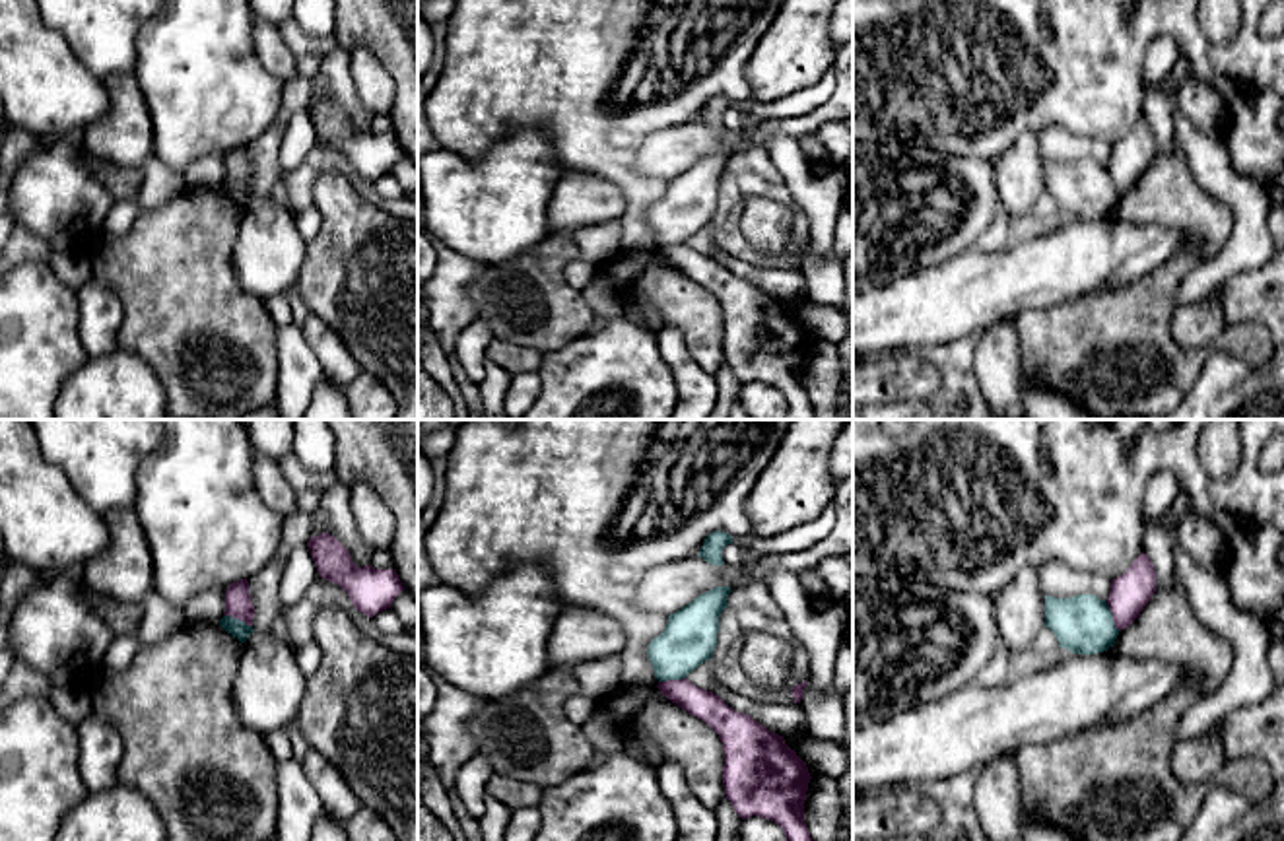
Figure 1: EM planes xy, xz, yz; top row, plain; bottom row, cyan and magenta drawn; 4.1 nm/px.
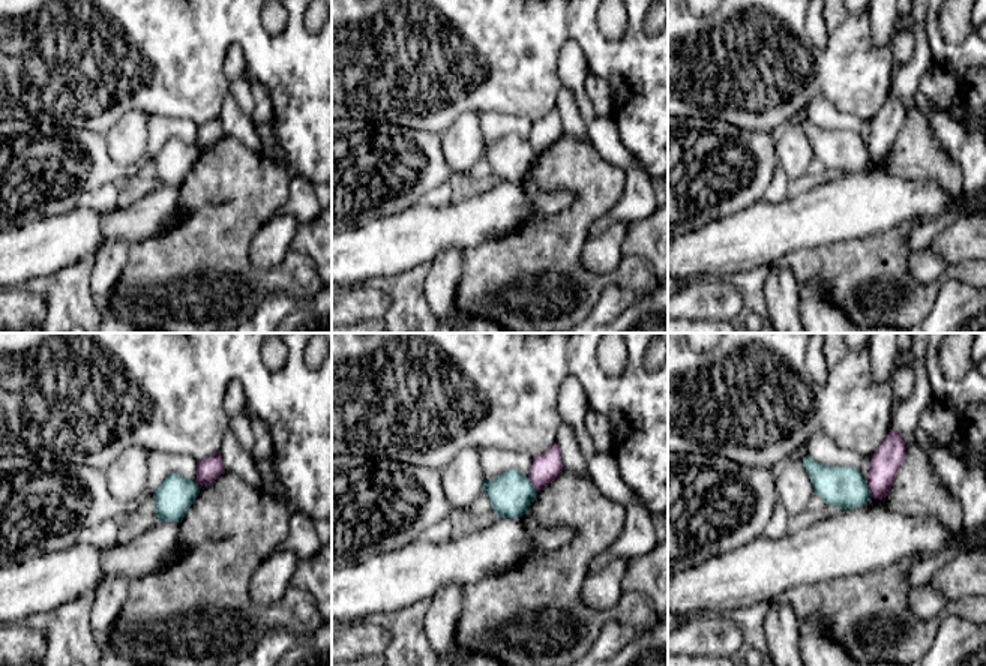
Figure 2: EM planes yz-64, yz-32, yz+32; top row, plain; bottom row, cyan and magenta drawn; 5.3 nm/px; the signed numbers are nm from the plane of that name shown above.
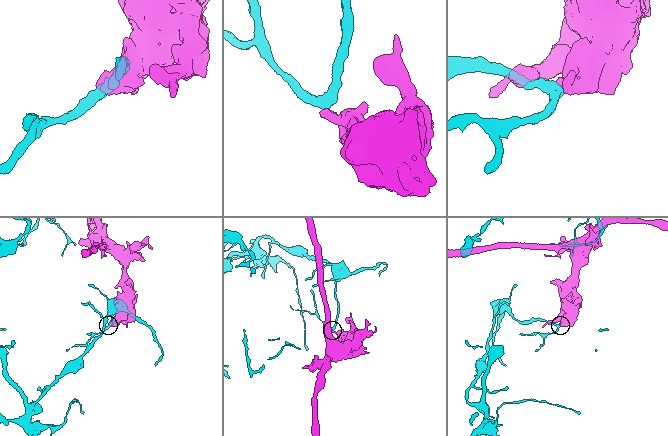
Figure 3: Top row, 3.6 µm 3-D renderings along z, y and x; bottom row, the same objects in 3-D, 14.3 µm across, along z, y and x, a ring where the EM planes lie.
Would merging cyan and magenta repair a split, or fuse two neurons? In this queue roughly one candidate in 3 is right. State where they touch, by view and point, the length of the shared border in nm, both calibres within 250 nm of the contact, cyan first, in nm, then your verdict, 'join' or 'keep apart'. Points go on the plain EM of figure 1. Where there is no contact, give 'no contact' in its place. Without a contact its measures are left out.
xy (236, 183) | 130 nm | 70/110 nm | keep apart

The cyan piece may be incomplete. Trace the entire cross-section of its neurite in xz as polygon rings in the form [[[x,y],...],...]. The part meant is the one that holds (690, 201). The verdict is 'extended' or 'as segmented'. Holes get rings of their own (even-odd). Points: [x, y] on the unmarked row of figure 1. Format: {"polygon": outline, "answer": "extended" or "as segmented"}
{"polygon": [[[715,151],[668,181],[664,196],[647,216],[659,247],[682,245],[711,223],[730,157],[730,151]]], "answer": "as segmented"}

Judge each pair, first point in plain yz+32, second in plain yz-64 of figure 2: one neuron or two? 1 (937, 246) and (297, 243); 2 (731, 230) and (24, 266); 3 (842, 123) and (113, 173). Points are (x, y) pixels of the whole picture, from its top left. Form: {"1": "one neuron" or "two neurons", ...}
{"1": "one neuron", "2": "one neuron", "3": "one neuron"}

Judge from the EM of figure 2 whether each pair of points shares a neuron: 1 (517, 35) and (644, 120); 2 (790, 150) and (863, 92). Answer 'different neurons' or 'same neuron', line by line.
1: same neuron
2: different neurons

